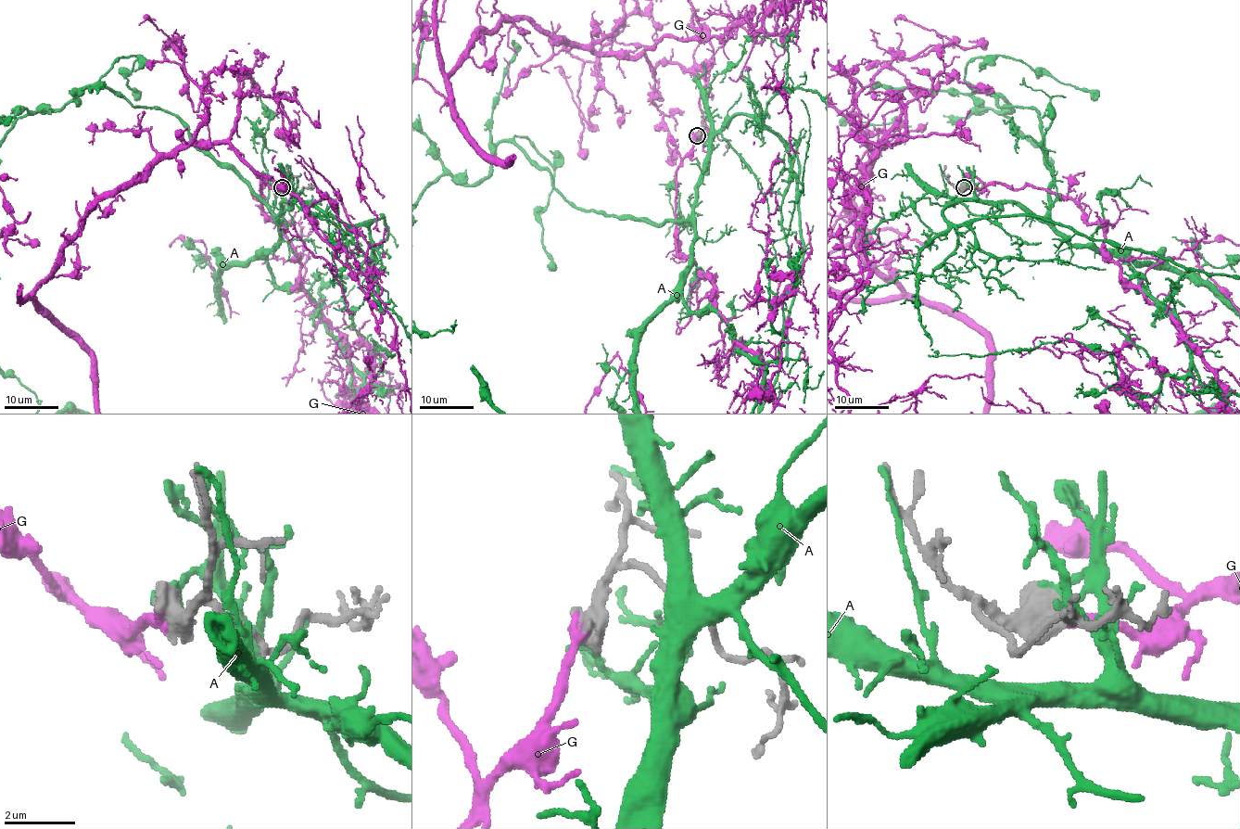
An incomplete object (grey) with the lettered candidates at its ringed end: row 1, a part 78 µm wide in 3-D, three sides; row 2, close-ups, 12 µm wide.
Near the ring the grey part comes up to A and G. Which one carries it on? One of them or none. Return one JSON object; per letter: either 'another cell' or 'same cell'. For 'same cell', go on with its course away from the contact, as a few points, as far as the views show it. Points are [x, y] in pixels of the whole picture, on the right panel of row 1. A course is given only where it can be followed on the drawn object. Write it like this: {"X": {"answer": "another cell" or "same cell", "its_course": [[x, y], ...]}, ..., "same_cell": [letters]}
{"A": {"answer": "another cell"}, "G": {"answer": "same cell"}, "same_cell": ["G"]}

